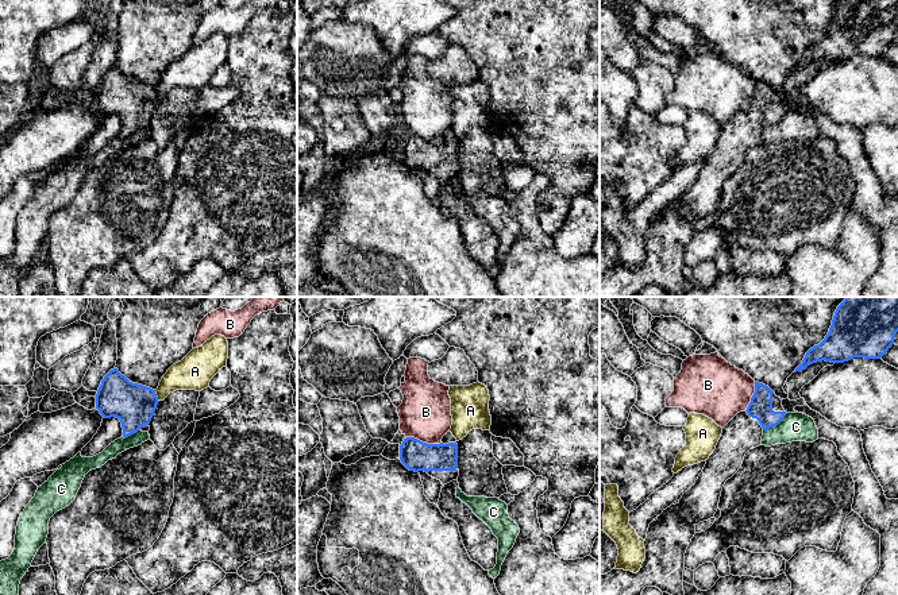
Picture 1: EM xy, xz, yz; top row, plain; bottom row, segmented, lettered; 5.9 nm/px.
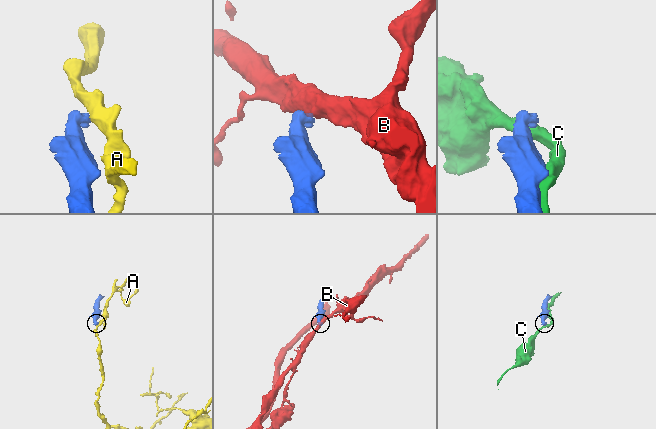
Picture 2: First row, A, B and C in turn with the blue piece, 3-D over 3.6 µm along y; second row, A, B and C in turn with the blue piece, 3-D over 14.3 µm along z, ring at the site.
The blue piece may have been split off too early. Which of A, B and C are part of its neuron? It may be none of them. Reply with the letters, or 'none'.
none

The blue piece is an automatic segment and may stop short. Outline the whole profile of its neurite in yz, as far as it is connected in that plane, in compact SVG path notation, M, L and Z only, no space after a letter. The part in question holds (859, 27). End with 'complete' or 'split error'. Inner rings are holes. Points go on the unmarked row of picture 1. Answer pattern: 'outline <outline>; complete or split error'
outline M841 0L825 36L810 46L794 70L817 59L880 57L898 30L898 0Z; complete

